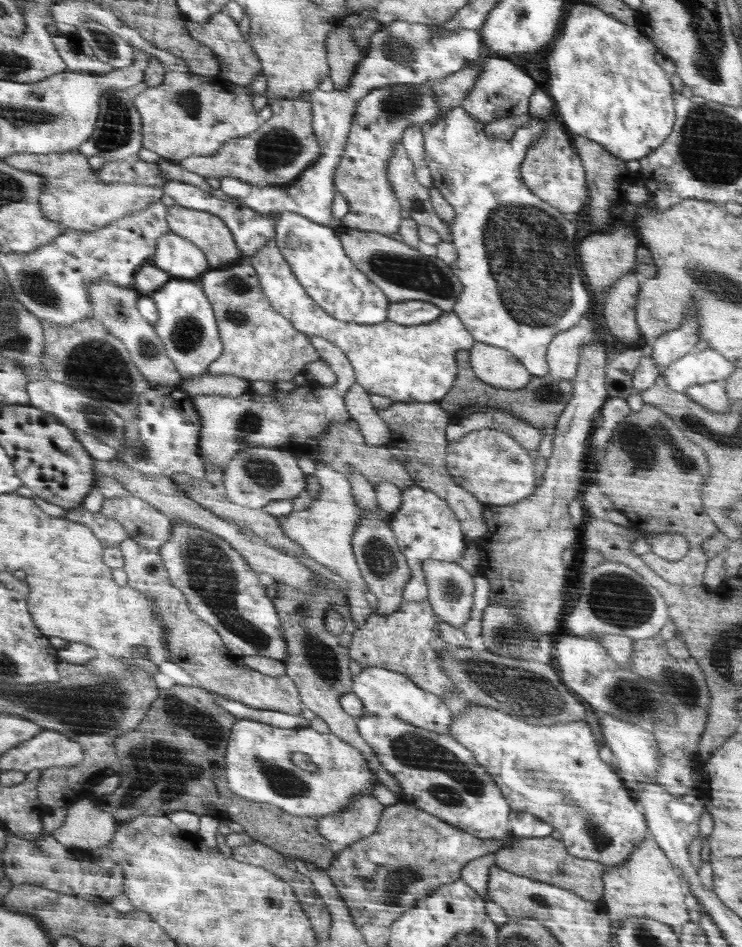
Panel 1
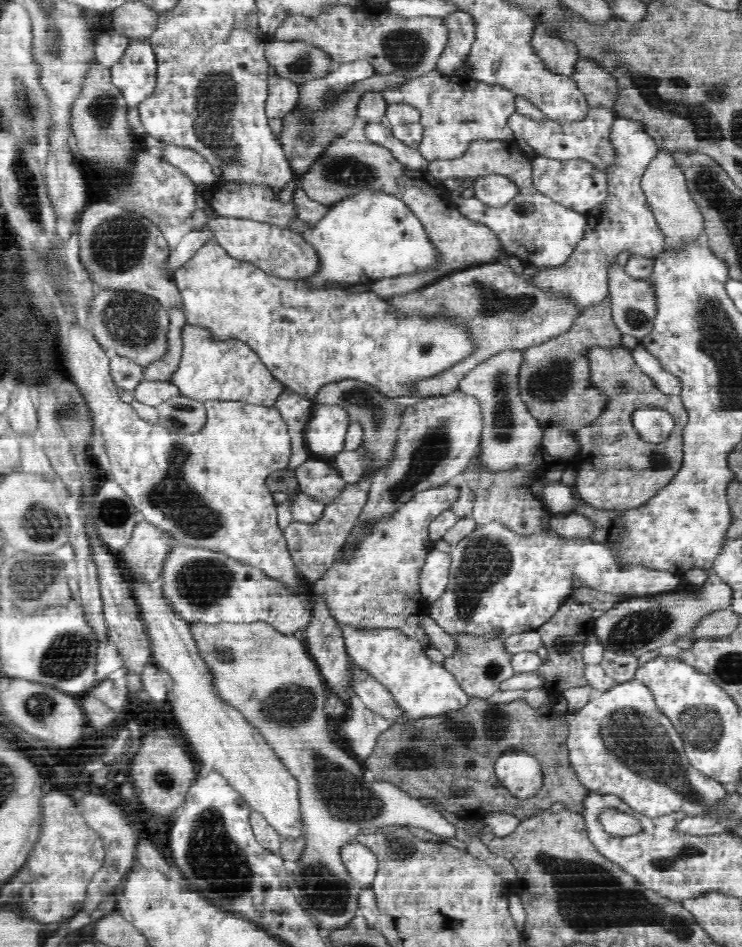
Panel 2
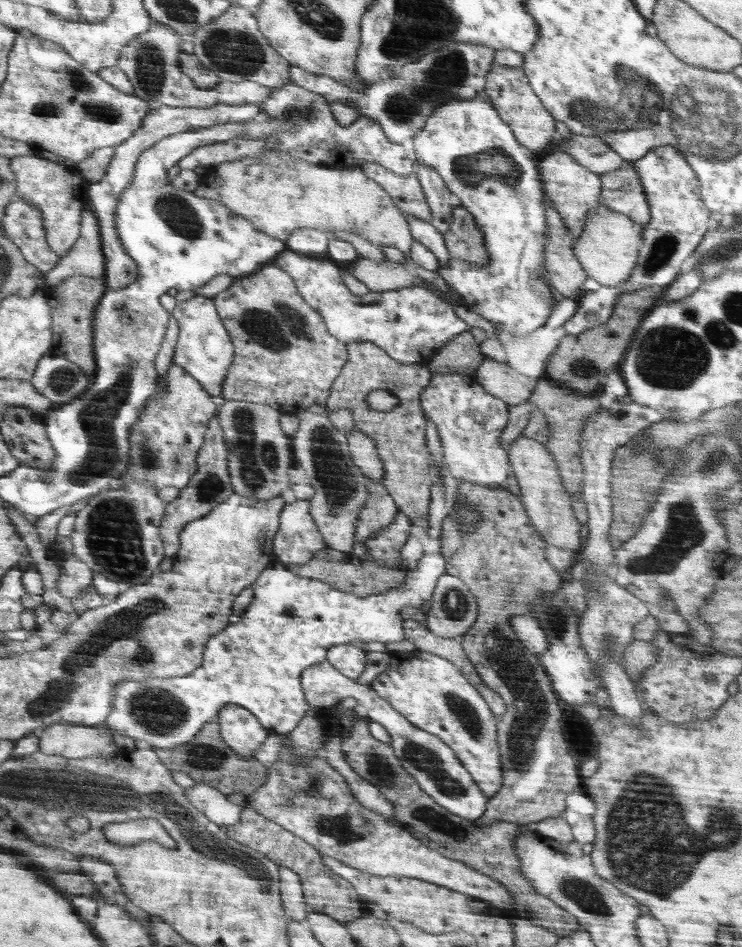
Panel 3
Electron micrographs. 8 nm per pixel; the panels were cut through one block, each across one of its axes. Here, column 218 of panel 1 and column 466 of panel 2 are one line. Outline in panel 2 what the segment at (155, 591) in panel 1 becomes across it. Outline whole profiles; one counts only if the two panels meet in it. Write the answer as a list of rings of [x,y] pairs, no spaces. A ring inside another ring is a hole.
[[[500,627],[490,628],[487,632],[456,632],[453,635],[456,649],[453,654],[445,658],[443,667],[449,670],[466,694],[478,698],[490,698],[499,691],[500,682],[514,676],[512,664],[513,653],[506,648],[503,630]]]

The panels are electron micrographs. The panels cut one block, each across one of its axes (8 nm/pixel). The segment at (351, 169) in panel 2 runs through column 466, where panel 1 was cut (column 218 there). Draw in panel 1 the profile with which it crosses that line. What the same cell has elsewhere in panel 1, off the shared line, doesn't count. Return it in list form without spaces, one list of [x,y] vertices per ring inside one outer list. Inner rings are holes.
[[[179,203],[171,206],[168,220],[171,230],[180,236],[187,237],[188,240],[200,245],[200,248],[208,255],[213,268],[226,268],[243,261],[239,244],[236,242],[235,233],[227,225],[227,221],[207,210],[200,210],[182,206]]]

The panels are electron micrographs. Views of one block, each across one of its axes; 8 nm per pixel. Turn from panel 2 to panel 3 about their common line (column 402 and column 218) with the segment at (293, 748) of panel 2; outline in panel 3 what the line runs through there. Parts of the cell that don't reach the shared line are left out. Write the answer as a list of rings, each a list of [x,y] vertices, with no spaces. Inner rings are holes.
[[[205,782],[187,790],[187,797],[196,805],[210,820],[224,827],[234,826],[241,819],[244,805],[234,804],[228,800],[228,795]]]

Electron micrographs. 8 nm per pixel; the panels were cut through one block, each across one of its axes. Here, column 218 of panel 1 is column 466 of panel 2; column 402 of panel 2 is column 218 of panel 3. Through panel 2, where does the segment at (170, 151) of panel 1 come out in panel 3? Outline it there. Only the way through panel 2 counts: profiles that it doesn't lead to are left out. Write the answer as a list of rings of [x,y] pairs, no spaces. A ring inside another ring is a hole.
[[[153,19],[153,27],[148,32],[137,36],[123,50],[120,57],[119,68],[128,73],[130,80],[135,84],[135,95],[151,102],[151,106],[158,108],[162,105],[171,107],[200,107],[208,108],[220,103],[245,105],[259,104],[269,99],[271,90],[257,82],[223,82],[222,86],[202,88],[187,79],[183,71],[180,56],[182,56],[182,44],[187,37],[166,24]]]

